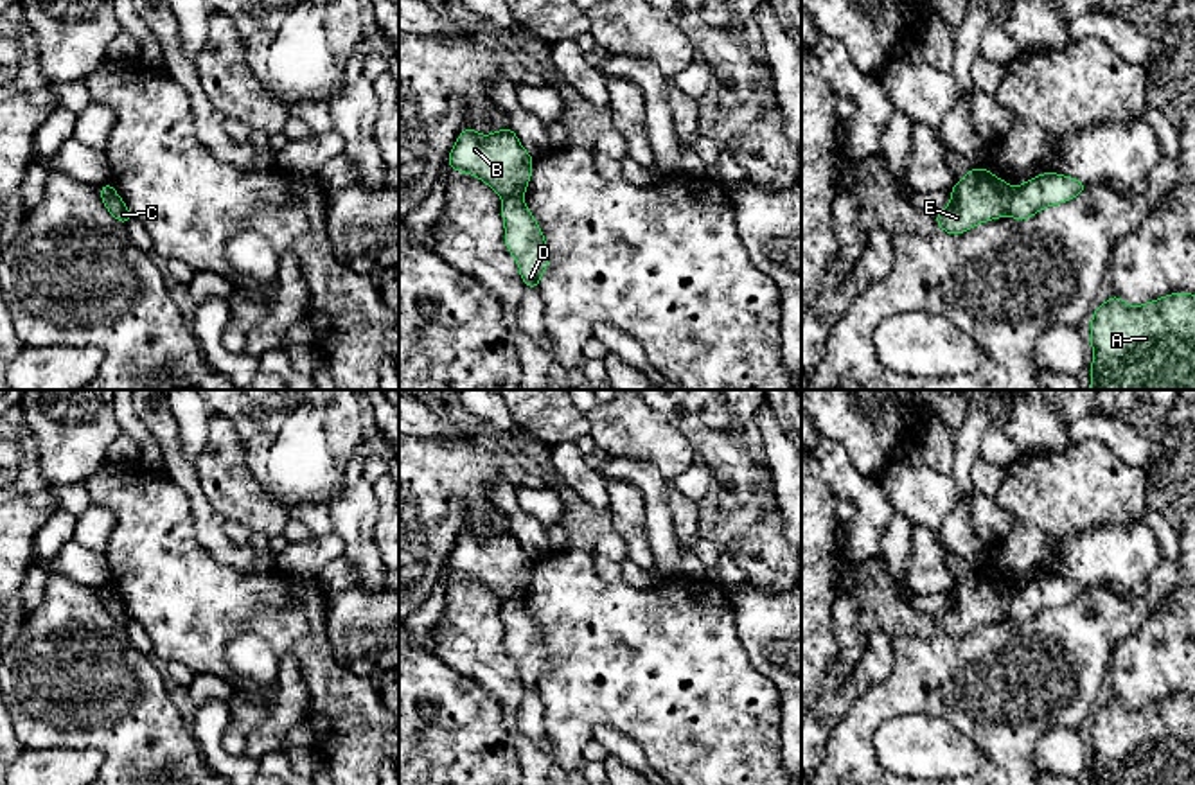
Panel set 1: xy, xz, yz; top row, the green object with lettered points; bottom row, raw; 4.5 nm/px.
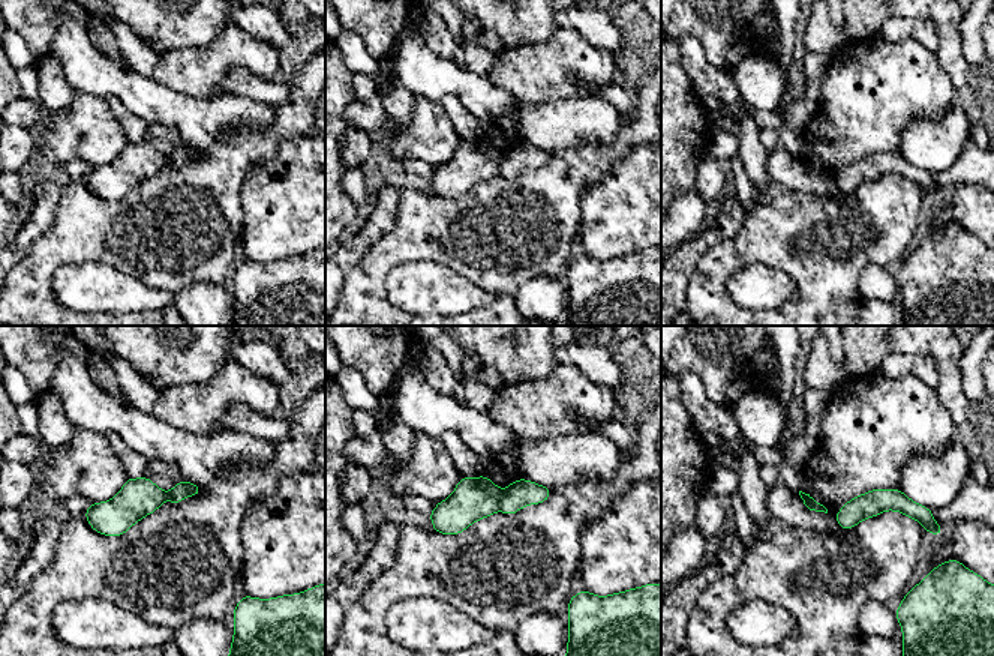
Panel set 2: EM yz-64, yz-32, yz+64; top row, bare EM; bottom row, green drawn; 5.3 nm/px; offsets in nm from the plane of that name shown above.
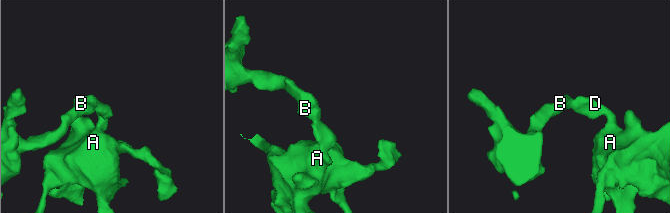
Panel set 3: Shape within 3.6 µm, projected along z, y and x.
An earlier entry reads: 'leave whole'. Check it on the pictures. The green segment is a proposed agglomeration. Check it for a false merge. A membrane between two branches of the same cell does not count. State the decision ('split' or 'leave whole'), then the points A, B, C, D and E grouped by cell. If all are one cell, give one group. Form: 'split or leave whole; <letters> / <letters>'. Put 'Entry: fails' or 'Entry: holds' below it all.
split; A C D / B E
Entry: fails

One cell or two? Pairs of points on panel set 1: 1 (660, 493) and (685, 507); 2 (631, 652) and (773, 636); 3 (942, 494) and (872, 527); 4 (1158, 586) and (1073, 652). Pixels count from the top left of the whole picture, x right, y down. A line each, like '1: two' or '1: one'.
1: two
2: two
3: two
4: one

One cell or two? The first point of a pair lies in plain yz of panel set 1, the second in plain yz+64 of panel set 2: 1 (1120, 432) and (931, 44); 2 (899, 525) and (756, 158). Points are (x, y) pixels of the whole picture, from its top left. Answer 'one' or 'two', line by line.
1: one
2: one

